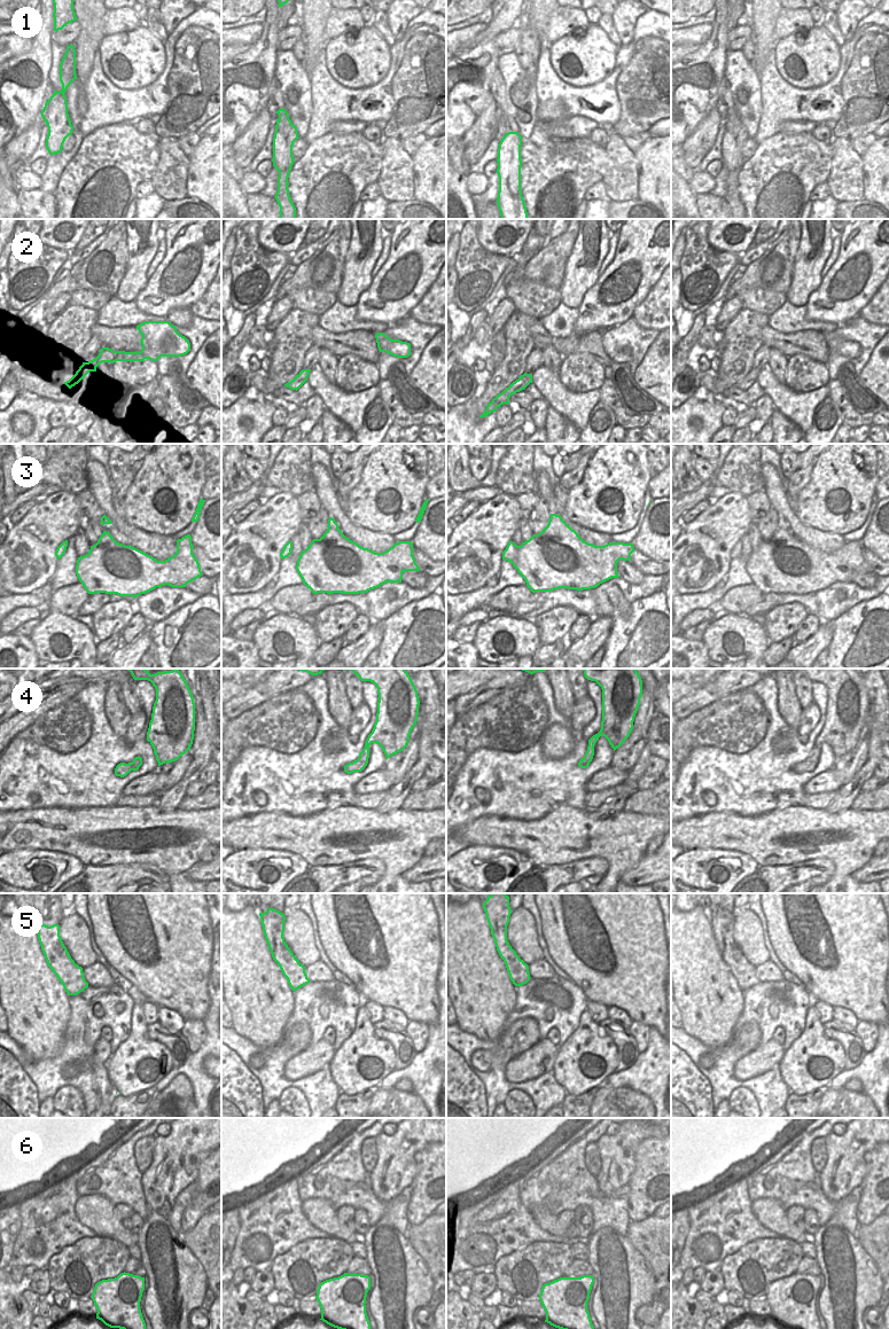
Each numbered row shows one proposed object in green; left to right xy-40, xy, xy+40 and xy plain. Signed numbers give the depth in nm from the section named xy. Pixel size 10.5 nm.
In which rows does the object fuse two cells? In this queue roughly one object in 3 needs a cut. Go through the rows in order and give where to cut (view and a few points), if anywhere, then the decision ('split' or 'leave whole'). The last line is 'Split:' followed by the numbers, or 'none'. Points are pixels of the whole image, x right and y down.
1: no cut | leave whole
2: no cut | leave whole
3: no cut | leave whole
4: no cut | leave whole
5: xy-40 (37, 923), (38, 928) | split
6: no cut | leave whole
Split: 5

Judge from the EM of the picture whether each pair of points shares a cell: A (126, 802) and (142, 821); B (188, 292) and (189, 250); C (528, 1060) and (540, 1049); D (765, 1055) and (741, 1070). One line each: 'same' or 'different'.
A: different
B: same
C: same
D: same

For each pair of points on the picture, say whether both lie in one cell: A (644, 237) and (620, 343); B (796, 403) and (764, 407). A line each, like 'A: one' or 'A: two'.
A: two
B: two

